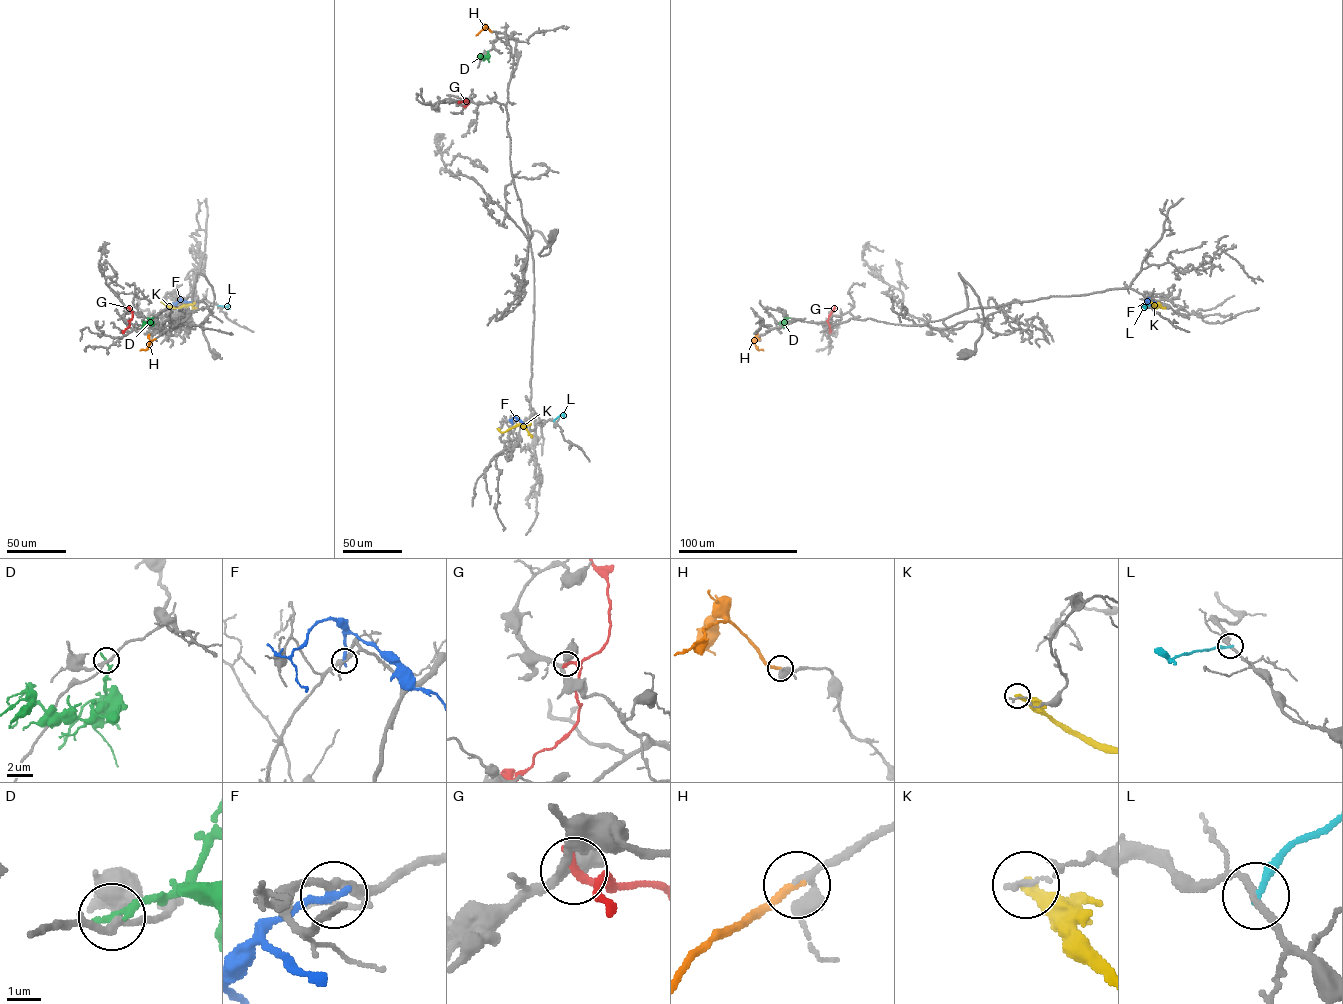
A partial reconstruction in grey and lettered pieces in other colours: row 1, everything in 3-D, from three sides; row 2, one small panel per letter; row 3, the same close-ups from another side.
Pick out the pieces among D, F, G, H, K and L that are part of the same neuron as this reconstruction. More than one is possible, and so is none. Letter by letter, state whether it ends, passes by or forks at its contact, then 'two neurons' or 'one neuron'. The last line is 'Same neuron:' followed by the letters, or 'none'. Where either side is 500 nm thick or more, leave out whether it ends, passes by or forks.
D: it ends; two neurons
F: it ends; two neurons
G: it ends; two neurons
H: it ends; one neuron
K: it ends; two neurons
L: it ends; two neurons
Same neuron: H

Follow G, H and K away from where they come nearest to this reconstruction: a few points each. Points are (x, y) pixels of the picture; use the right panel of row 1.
G: (827, 320), (834, 308)
H: (759, 338), (756, 347), (763, 350)
K: (1156, 302), (1160, 305), (1155, 308), (1153, 305), (1156, 304), (1165, 308)

